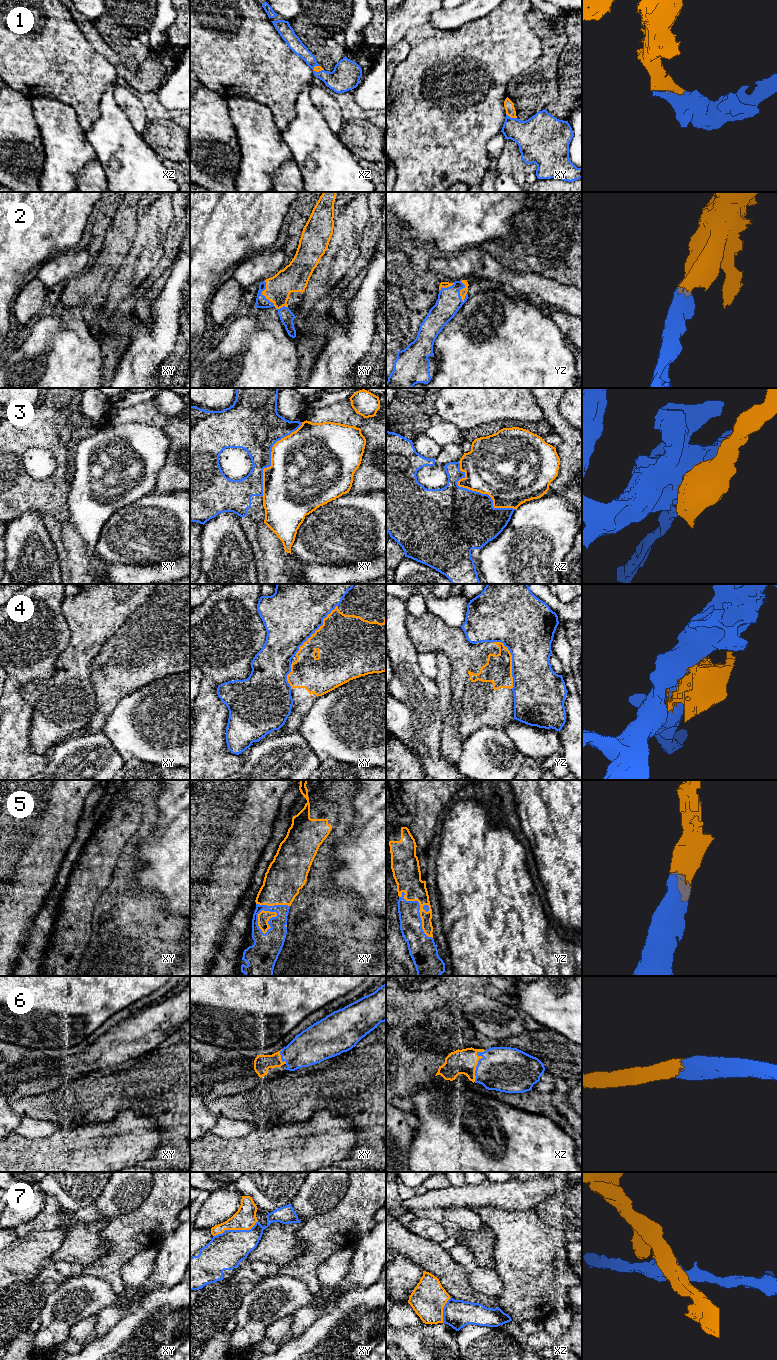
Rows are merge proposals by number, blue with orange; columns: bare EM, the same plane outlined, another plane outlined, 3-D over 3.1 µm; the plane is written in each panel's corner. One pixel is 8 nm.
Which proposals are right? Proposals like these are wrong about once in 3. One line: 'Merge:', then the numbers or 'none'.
Merge: 1, 2, 5, 6

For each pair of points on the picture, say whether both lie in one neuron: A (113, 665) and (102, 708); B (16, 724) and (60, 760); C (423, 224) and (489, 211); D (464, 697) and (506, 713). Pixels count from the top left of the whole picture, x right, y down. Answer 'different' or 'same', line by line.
A: same
B: different
C: same
D: same

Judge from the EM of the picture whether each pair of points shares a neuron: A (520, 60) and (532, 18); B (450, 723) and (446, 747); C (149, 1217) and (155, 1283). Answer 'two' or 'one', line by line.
A: two
B: one
C: two

